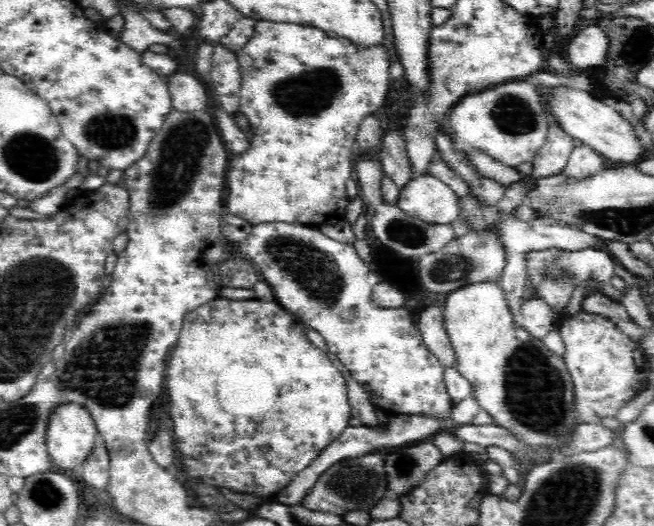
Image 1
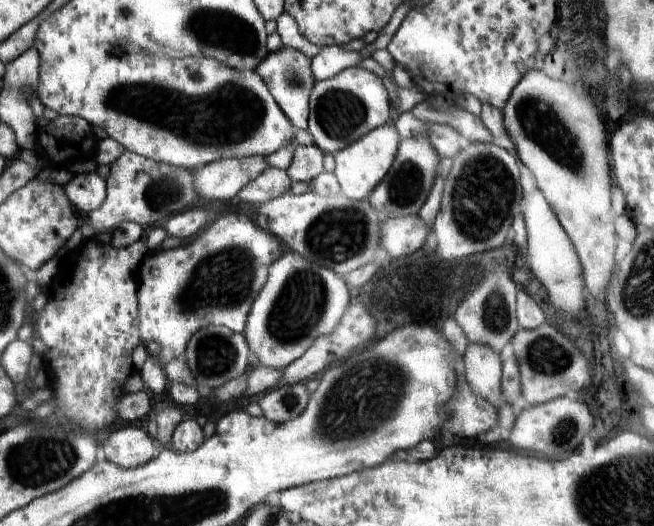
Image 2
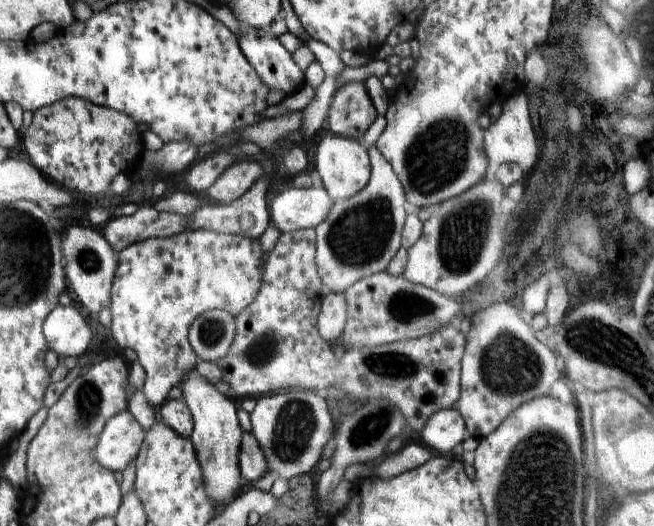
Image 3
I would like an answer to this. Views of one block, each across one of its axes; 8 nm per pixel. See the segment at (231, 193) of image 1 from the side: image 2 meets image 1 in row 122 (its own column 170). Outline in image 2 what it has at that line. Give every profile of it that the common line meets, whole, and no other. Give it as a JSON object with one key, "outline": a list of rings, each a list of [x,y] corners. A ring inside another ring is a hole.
{"outline":[[[238,212],[213,220],[192,242],[170,250],[154,250],[148,253],[139,268],[141,332],[145,344],[151,340],[161,344],[160,359],[166,366],[184,354],[186,342],[202,327],[222,325],[232,332],[243,334],[251,308],[267,282],[271,264],[281,256],[282,244],[274,233],[270,234],[270,231],[258,228],[246,214]]]}

